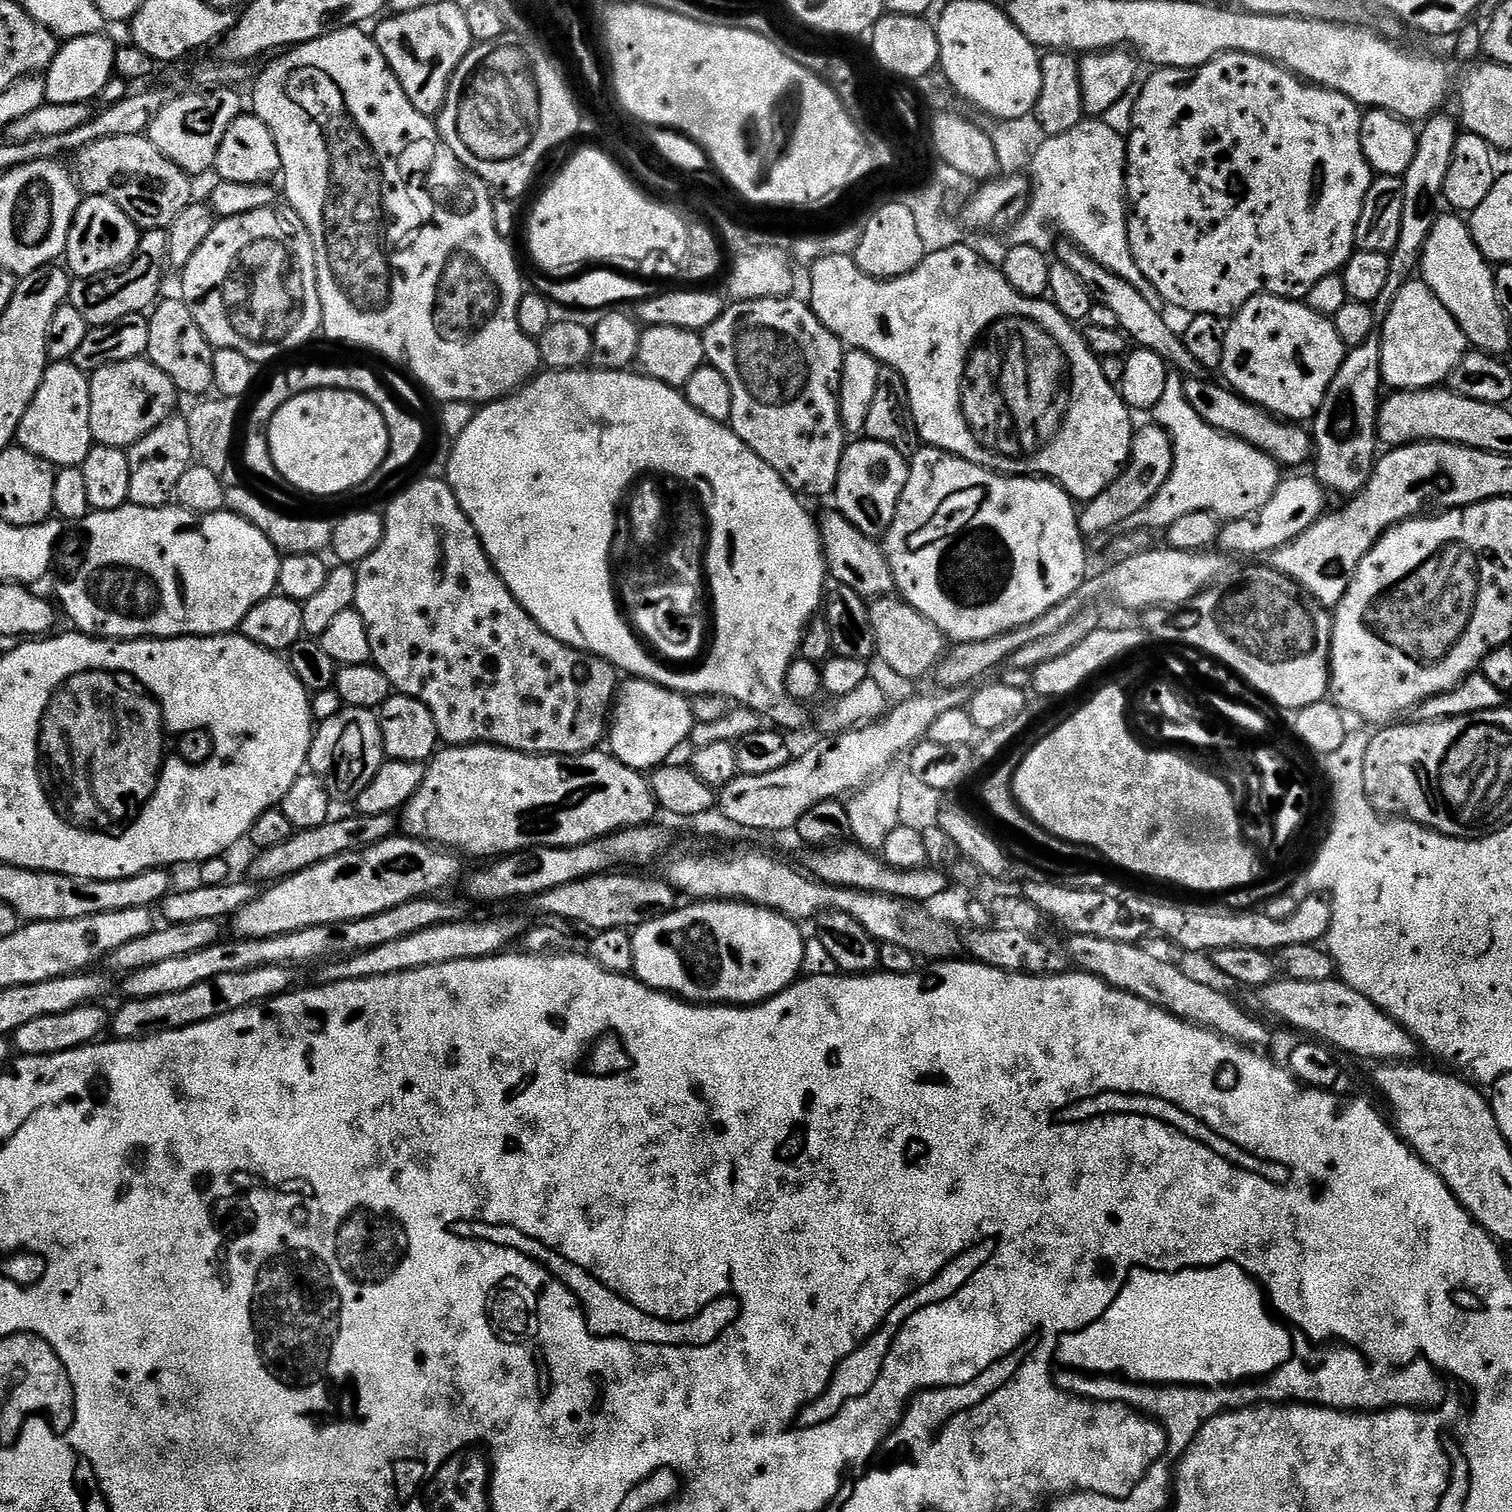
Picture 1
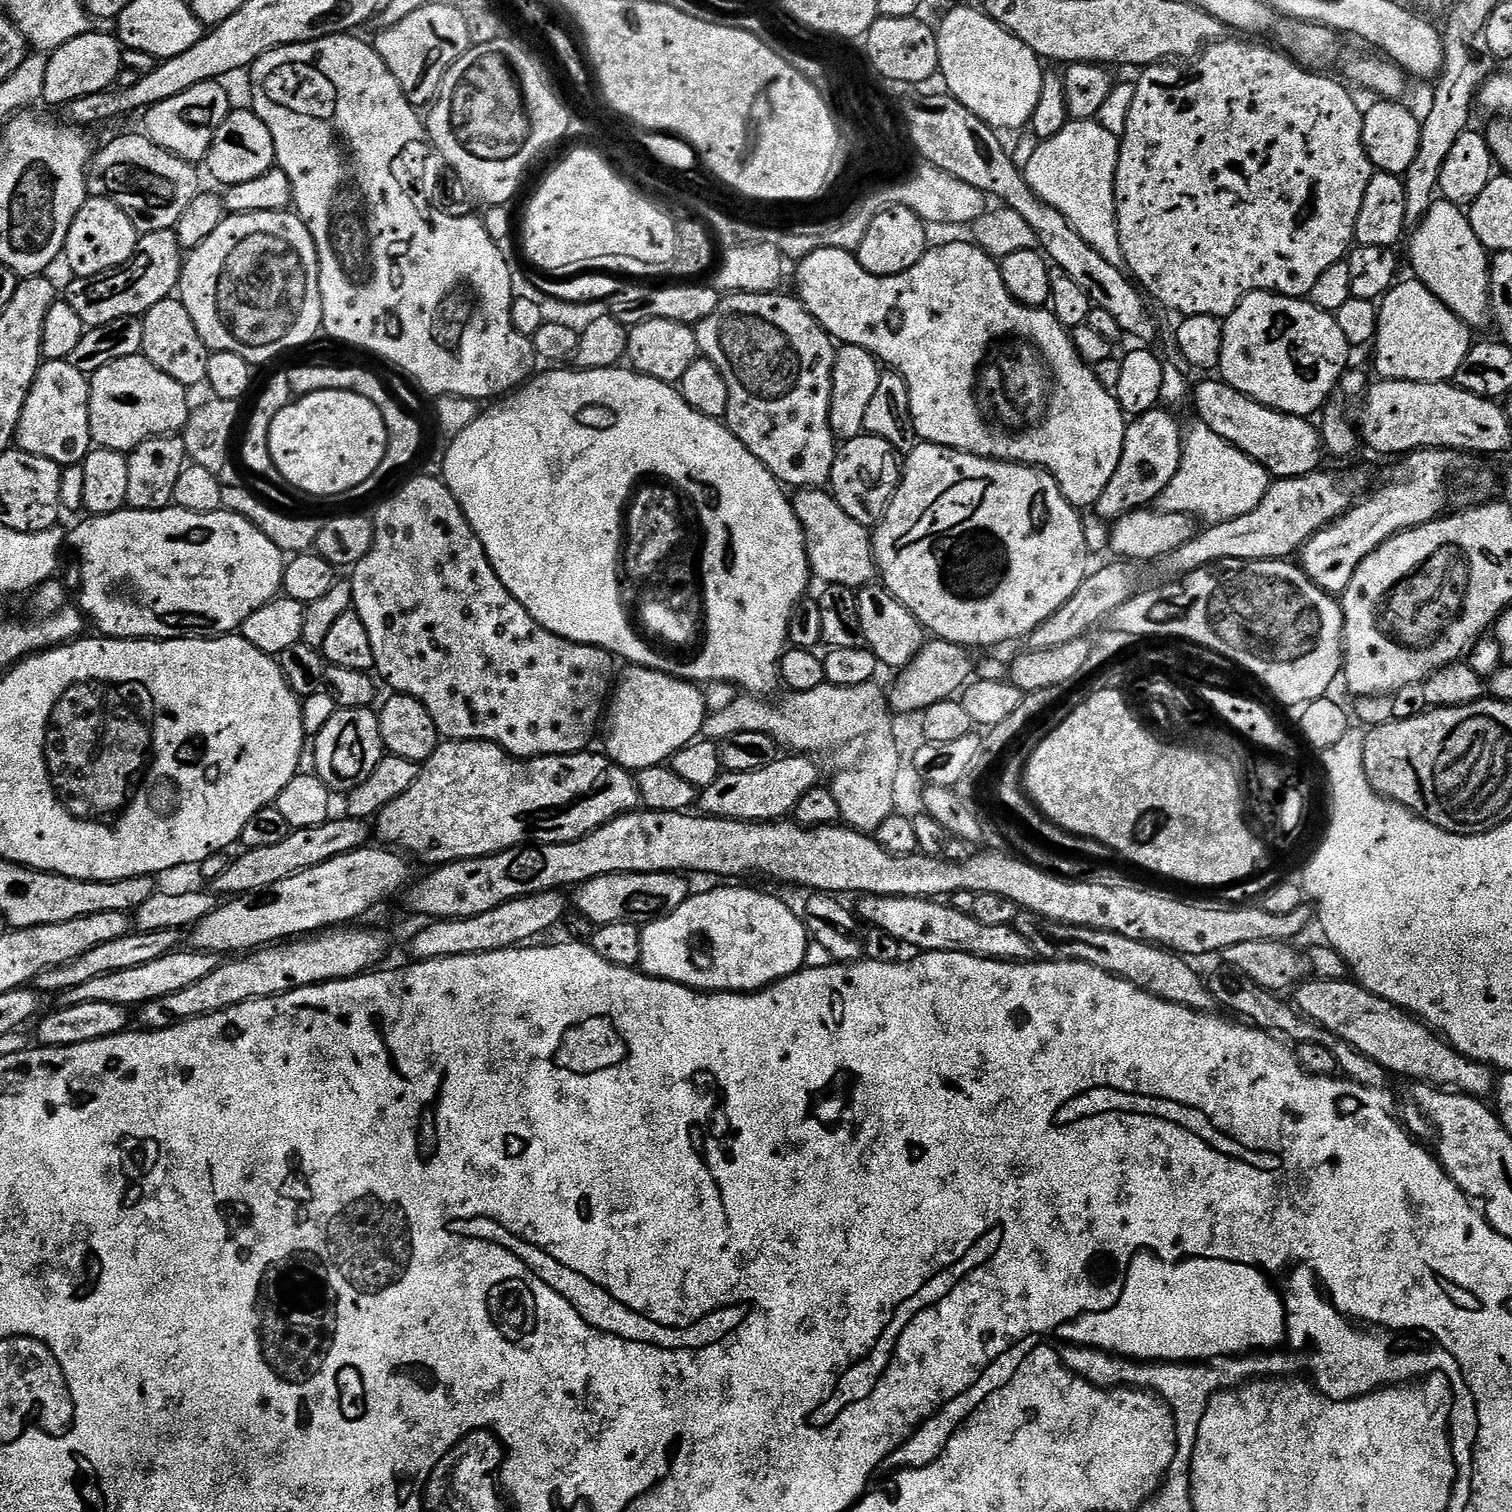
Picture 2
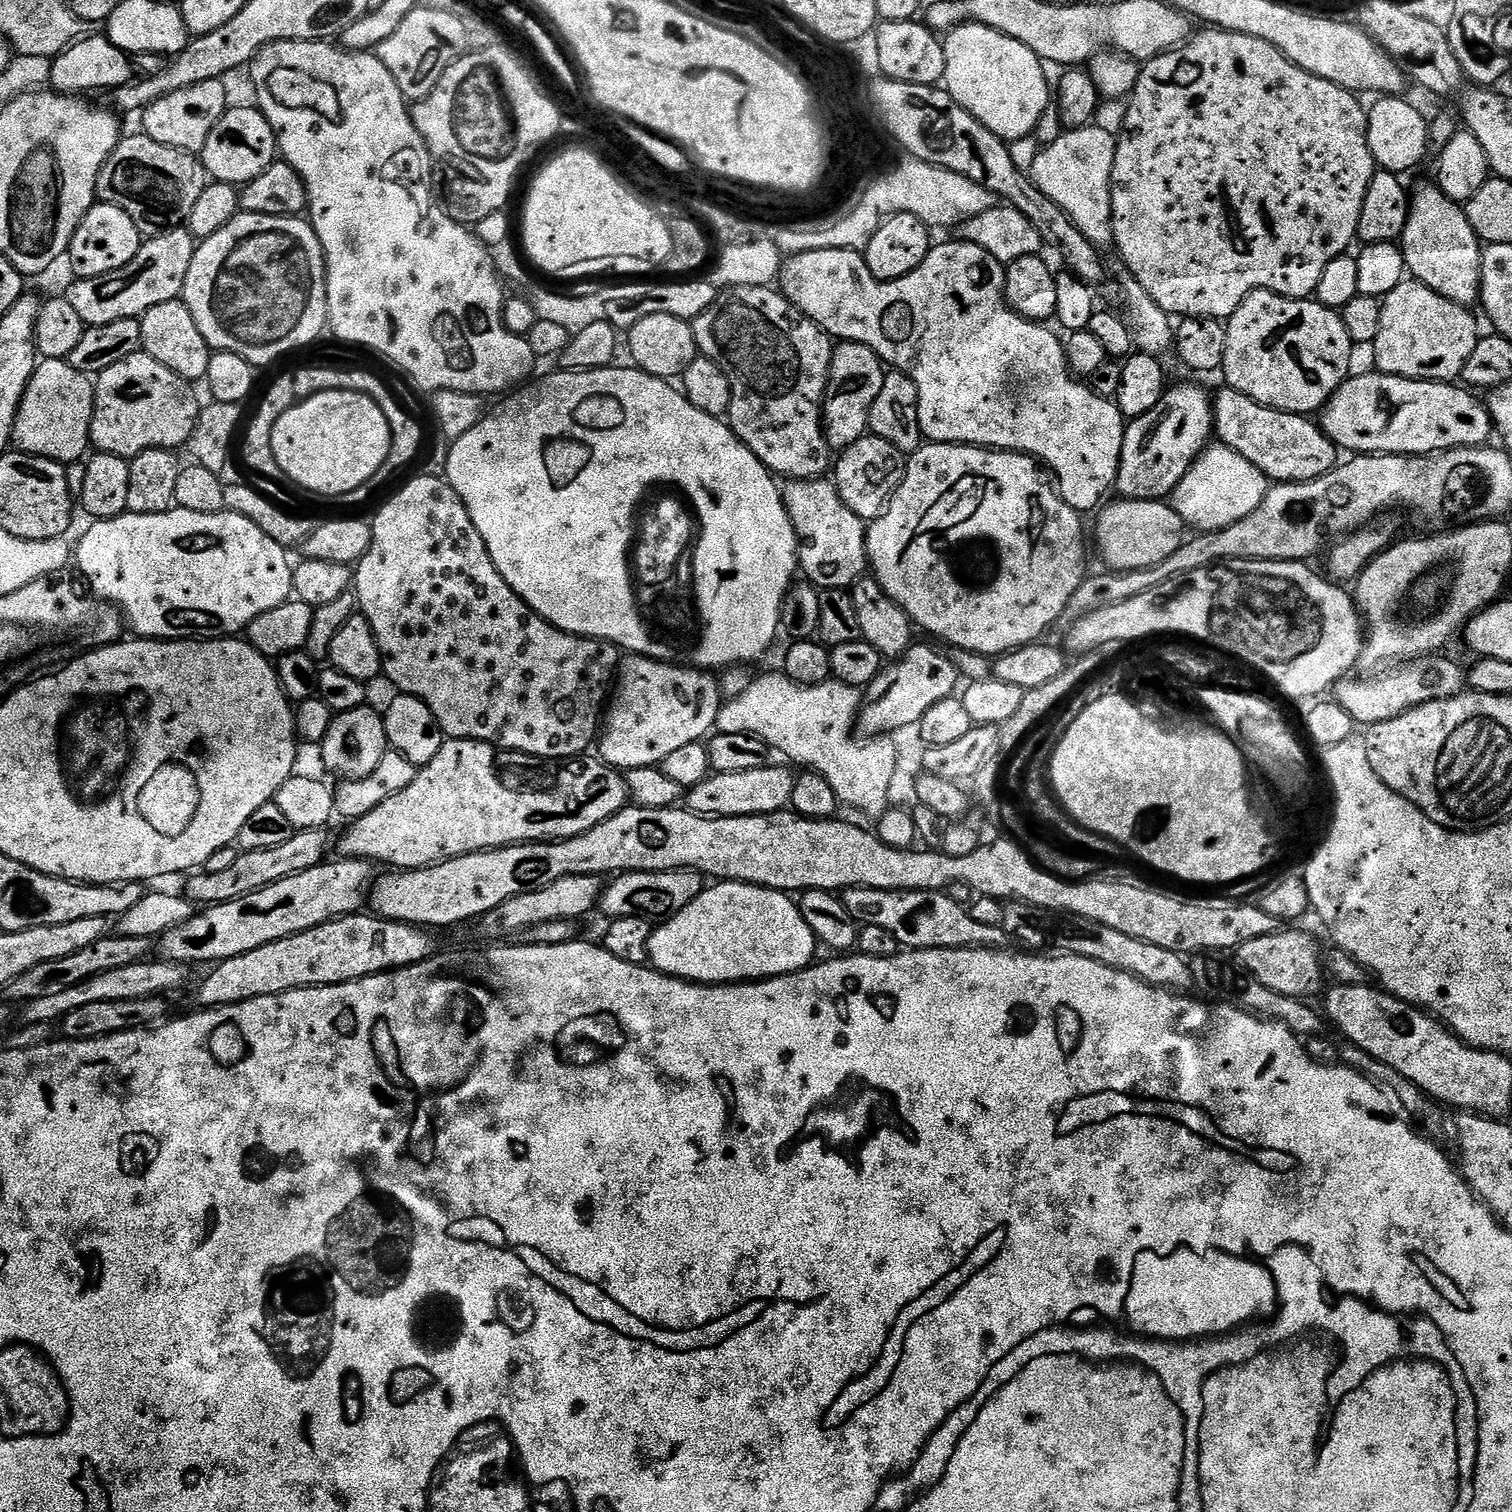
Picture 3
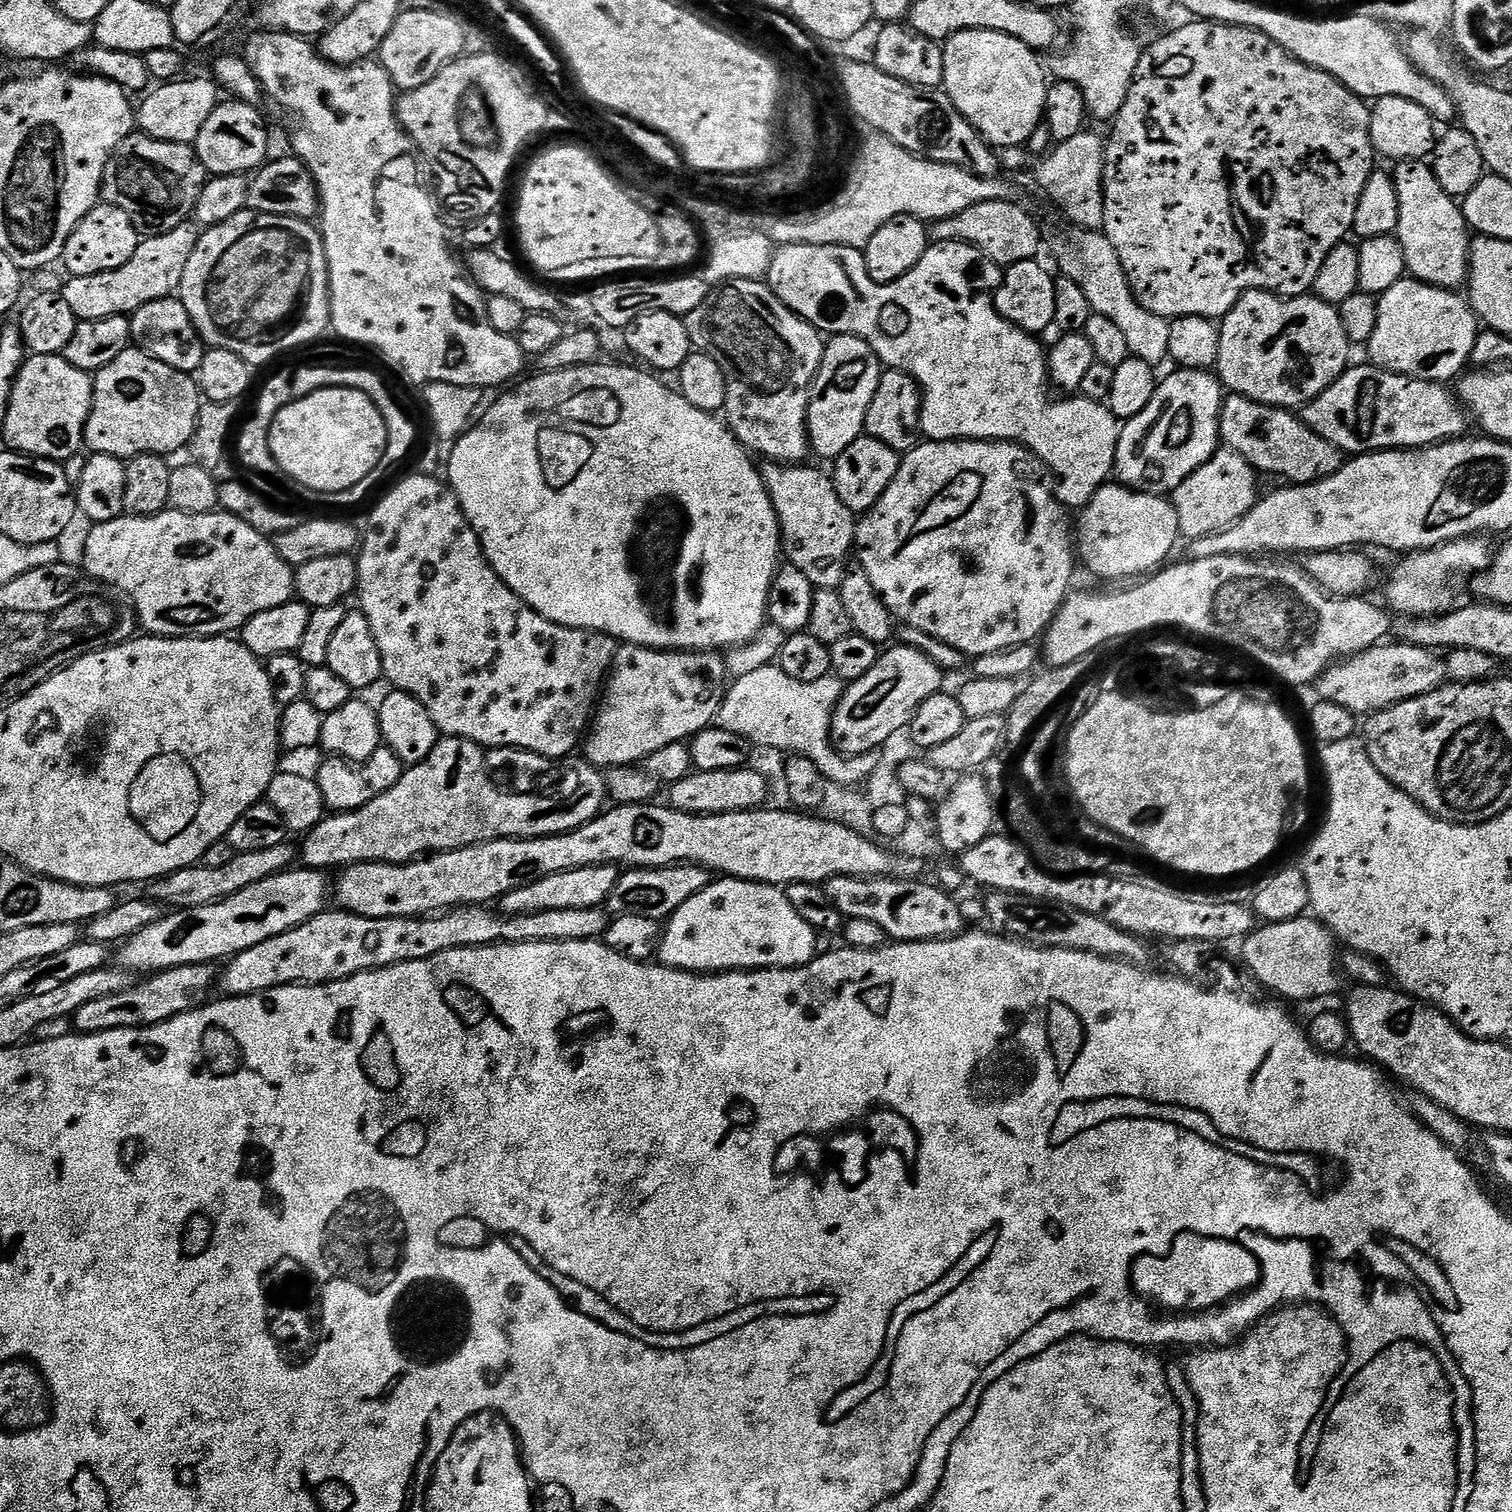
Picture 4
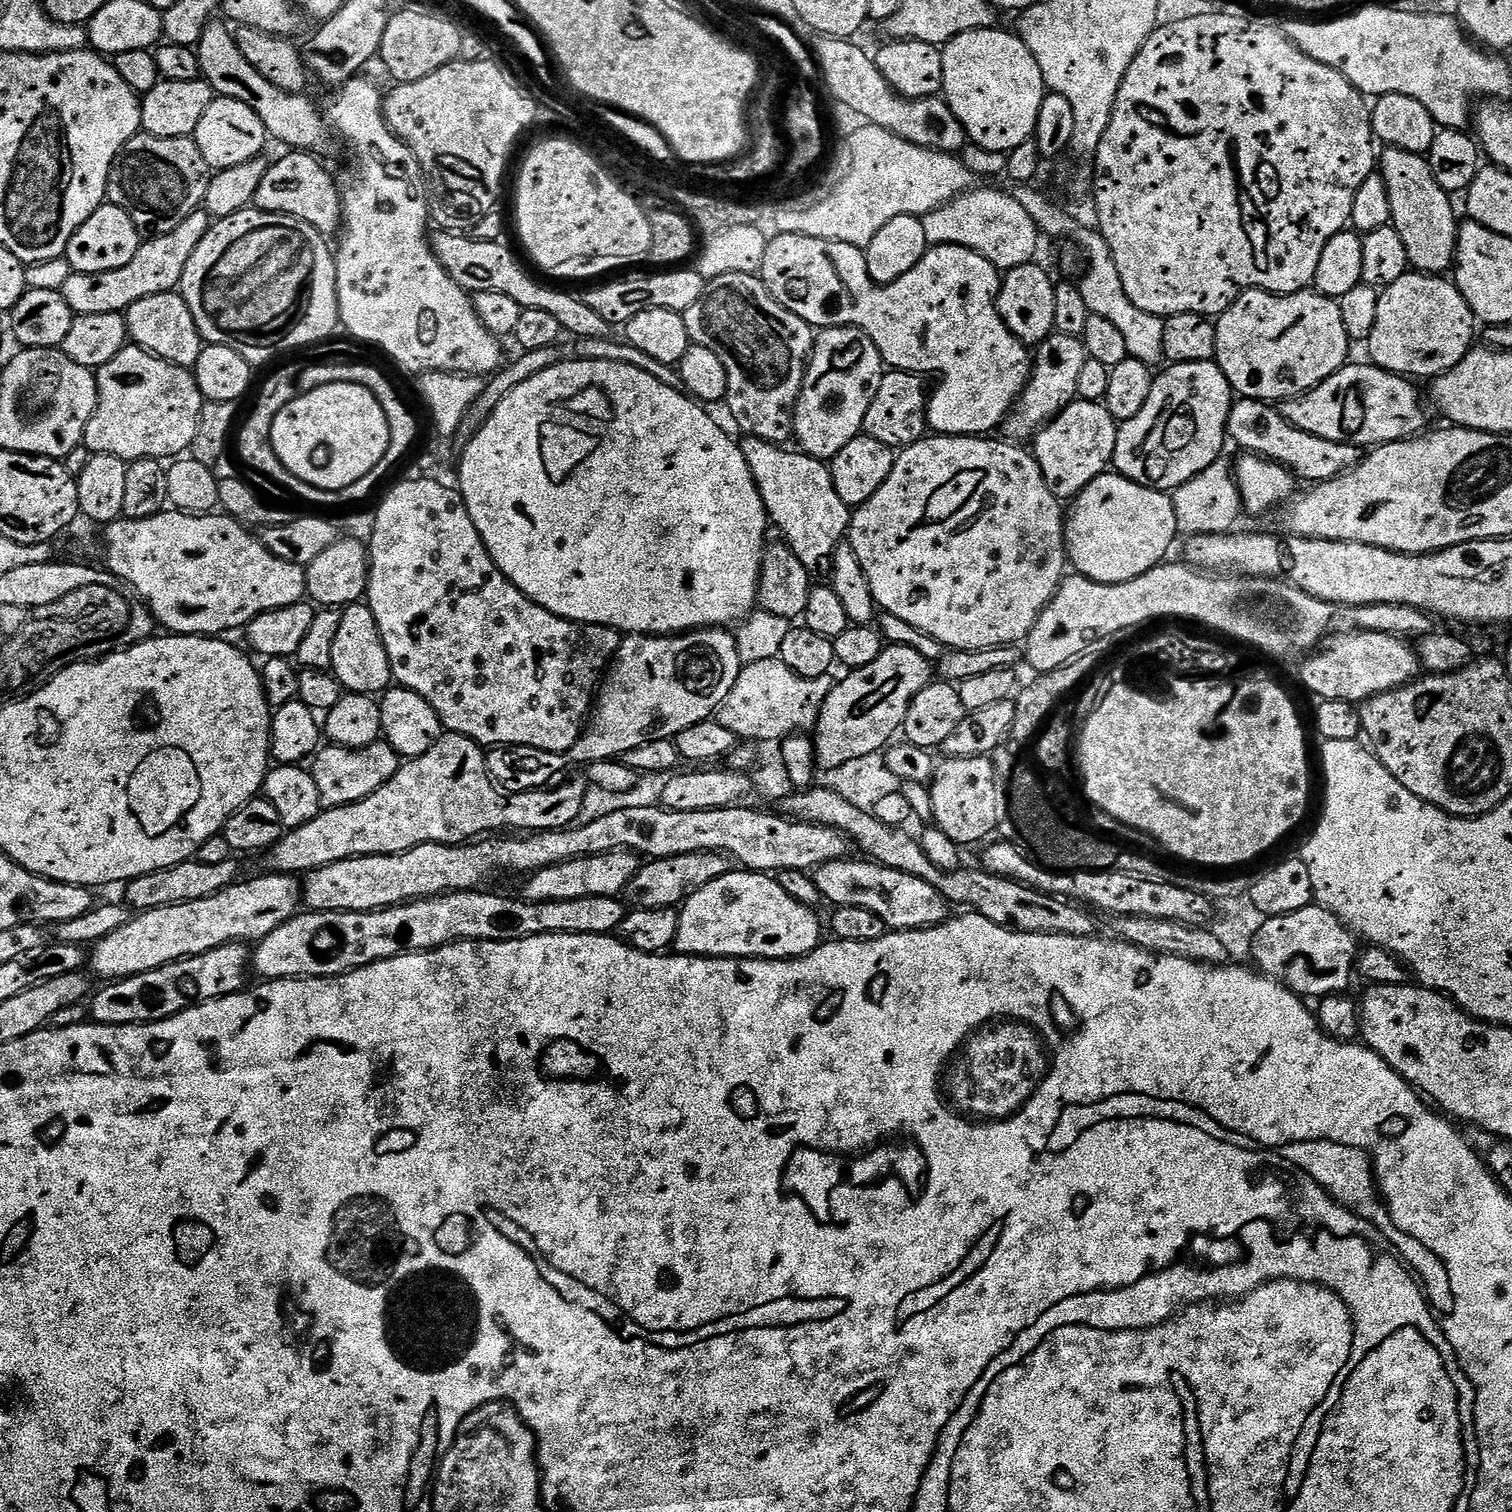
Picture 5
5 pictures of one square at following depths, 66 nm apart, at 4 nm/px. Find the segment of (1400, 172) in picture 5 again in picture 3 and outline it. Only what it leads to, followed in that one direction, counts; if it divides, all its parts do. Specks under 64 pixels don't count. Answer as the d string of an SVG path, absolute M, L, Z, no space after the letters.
M1428 182L1425 188L1411 193L1408 221L1398 243L1411 279L1455 304L1472 306L1479 301L1482 241L1470 226L1467 211L1446 198L1435 183Z

